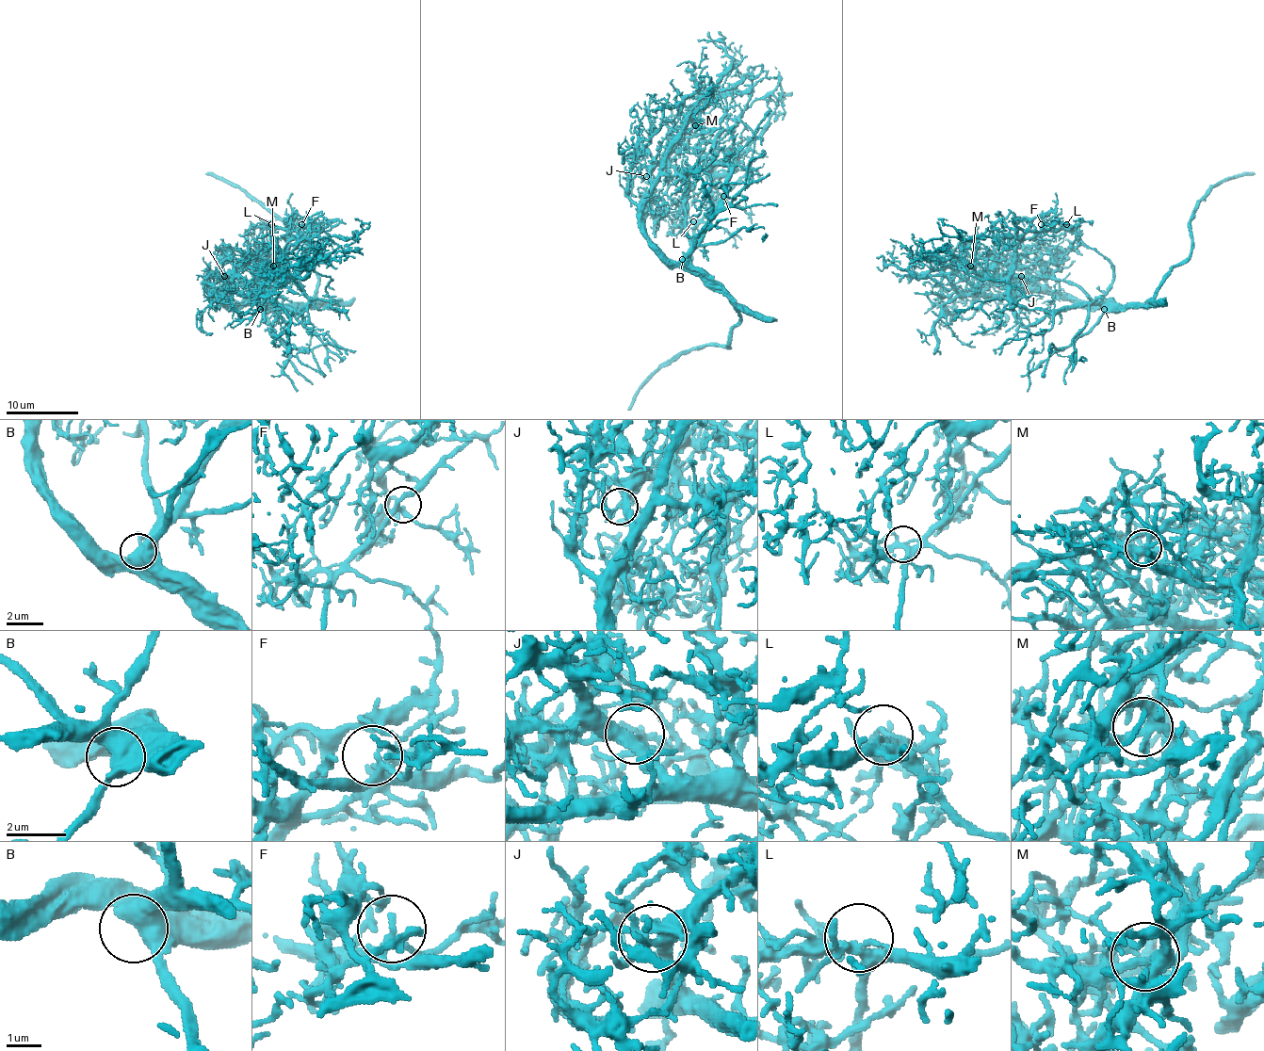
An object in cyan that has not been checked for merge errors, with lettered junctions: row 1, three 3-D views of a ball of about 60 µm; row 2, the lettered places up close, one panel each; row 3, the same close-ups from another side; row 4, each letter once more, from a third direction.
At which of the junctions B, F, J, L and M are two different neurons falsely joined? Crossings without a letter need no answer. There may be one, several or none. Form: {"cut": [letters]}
{"cut": []}

